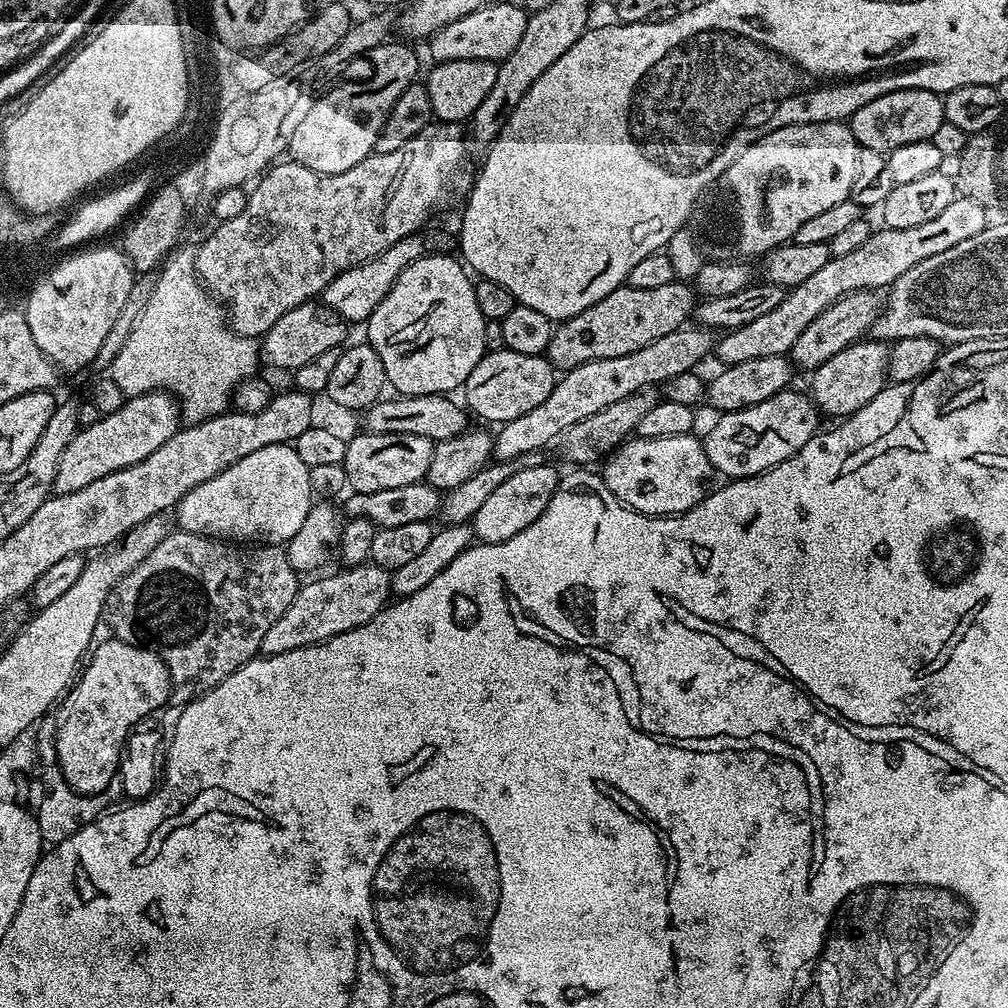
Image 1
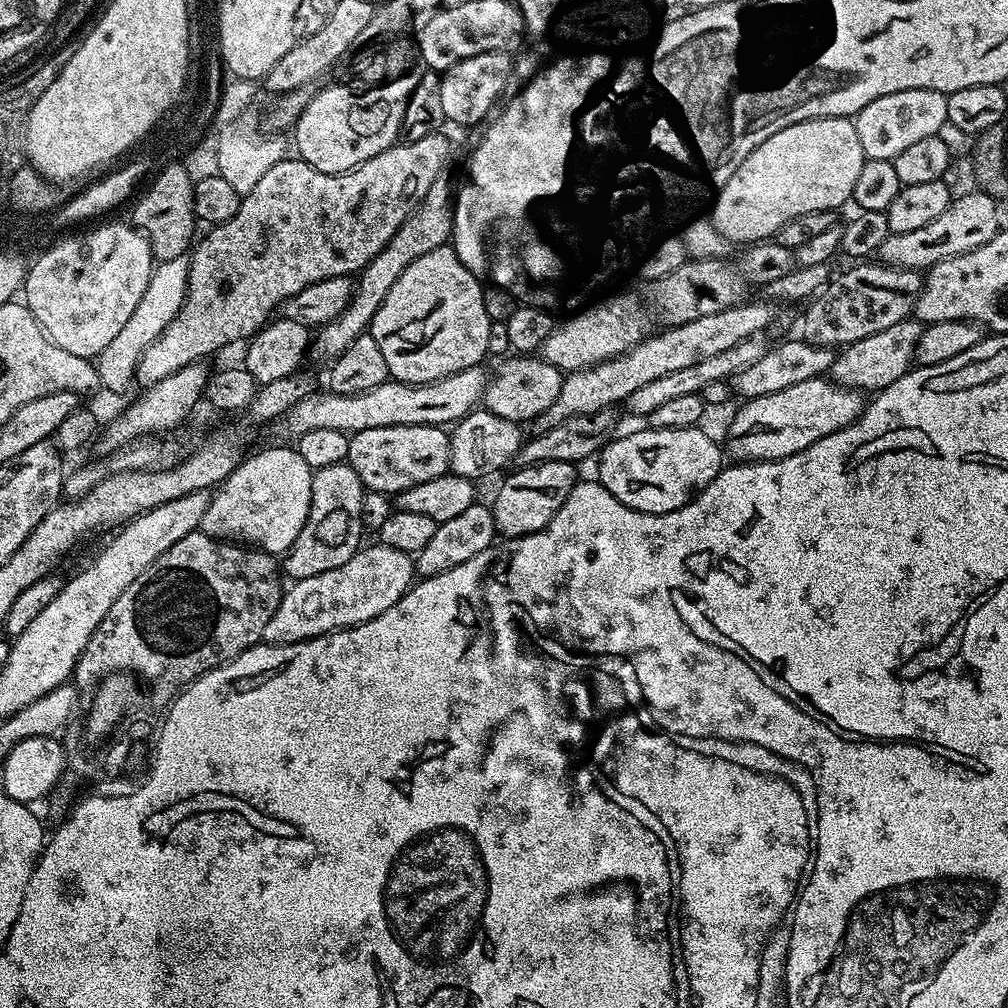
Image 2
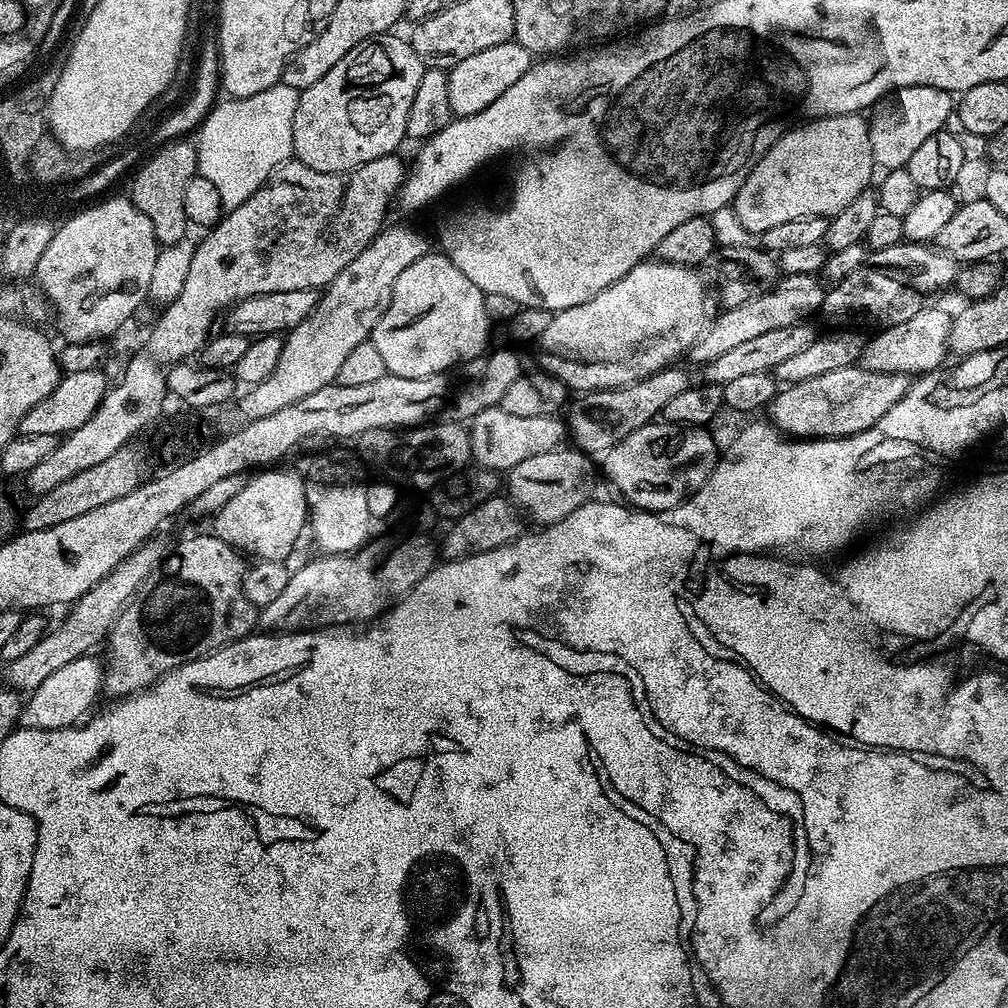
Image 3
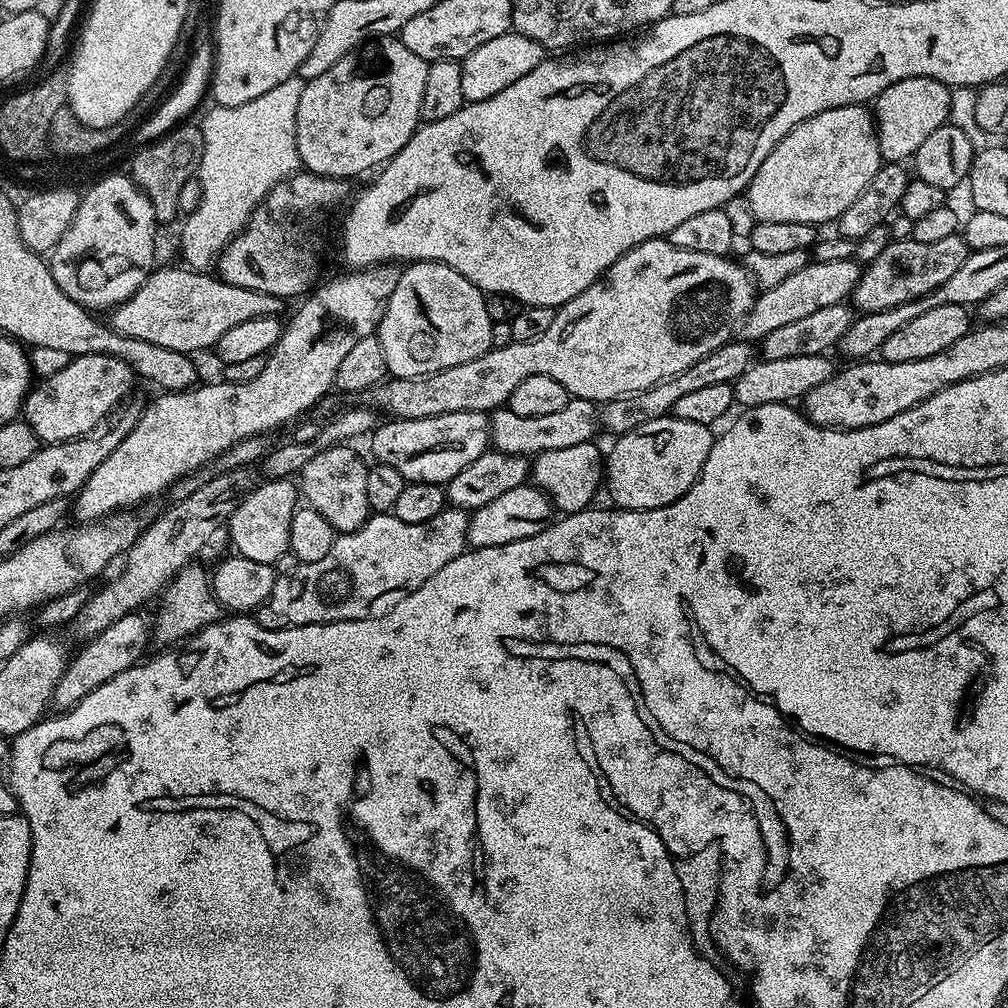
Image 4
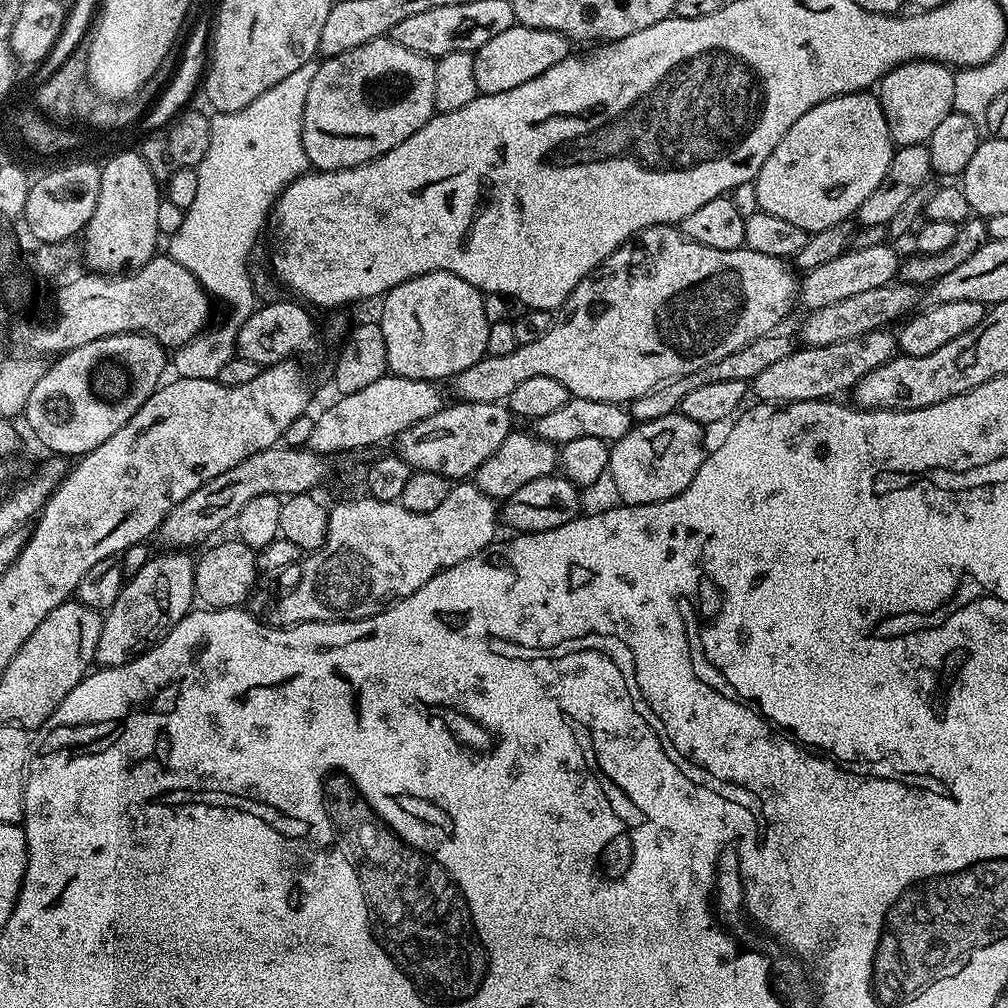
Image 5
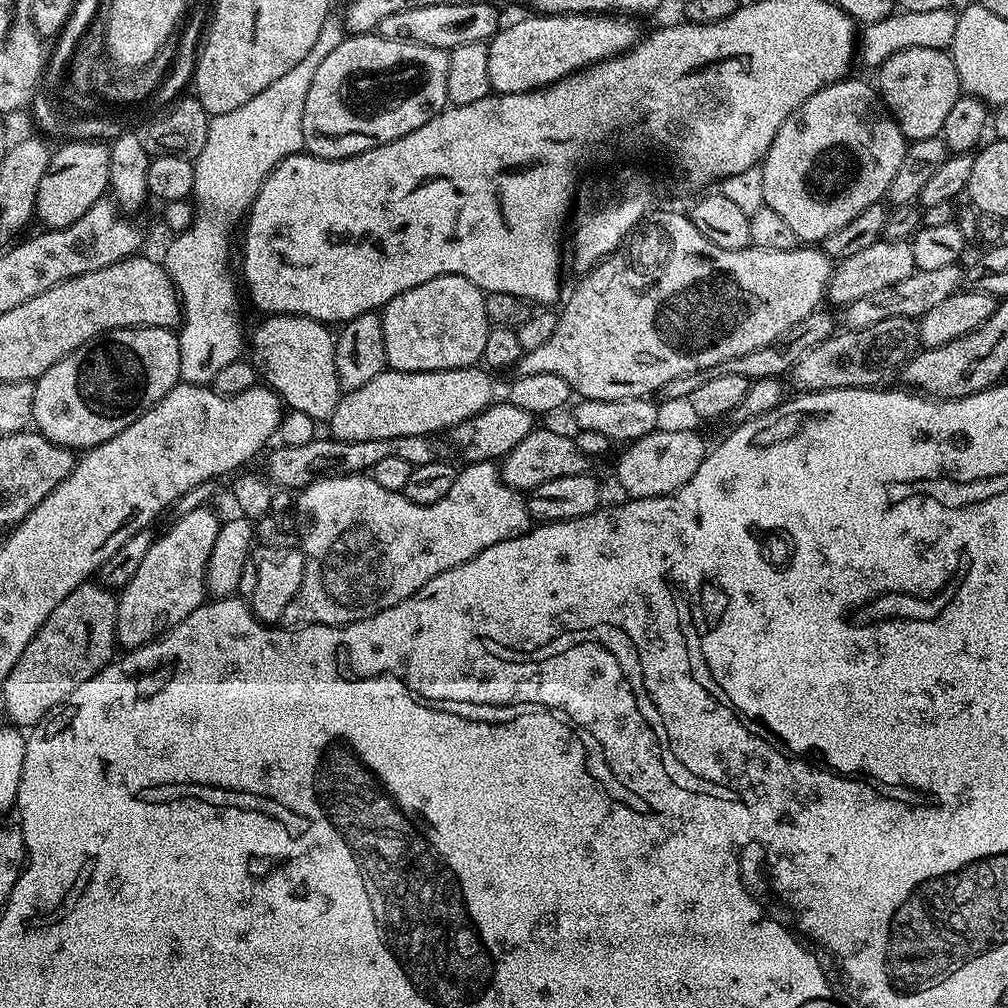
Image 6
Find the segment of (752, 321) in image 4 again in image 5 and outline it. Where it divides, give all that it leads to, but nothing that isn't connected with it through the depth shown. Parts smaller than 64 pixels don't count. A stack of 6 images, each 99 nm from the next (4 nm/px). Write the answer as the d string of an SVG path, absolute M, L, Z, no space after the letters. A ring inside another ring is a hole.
M891 243L865 248L849 248L838 258L825 262L822 266L814 266L814 270L803 273L798 280L798 304L804 310L831 306L834 302L843 302L853 294L862 294L866 290L878 290L878 286L893 283L900 271L901 257L896 257L896 252Z

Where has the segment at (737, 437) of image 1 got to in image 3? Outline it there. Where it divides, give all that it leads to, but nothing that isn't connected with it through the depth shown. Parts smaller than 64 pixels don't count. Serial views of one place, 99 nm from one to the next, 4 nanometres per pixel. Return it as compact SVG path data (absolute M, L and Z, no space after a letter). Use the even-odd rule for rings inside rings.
M851 364L846 370L830 370L830 374L818 374L818 378L781 387L766 412L771 423L789 438L853 436L870 430L890 406L902 399L909 383L909 377L902 374L874 374L874 370Z

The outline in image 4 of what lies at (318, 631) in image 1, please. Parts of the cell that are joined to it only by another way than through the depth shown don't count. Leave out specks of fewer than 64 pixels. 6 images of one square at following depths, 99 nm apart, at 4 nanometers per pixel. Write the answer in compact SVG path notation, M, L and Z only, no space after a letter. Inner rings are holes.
M445 507L430 522L402 522L391 514L369 515L360 528L335 537L326 558L309 564L301 563L291 575L284 574L277 579L270 599L272 612L284 626L302 624L333 624L339 620L367 620L373 615L376 603L391 592L403 593L422 586L426 578L434 578L446 562L458 558L469 547L467 511Z

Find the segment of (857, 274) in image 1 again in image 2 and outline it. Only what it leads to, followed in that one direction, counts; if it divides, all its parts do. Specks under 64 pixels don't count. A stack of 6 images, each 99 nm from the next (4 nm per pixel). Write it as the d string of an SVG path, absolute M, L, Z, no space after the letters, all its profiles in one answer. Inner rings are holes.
M972 190L965 196L957 195L934 222L922 226L922 230L909 230L906 234L891 233L888 241L880 247L879 259L891 268L910 268L927 270L933 264L942 262L951 256L966 254L994 238L1002 227L998 201L982 191Z

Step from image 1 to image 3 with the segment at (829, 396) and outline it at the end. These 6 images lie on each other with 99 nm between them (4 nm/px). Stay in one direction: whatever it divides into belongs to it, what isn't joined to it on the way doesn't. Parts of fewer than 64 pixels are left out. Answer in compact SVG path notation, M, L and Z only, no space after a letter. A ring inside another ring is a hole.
M936 307L918 310L914 318L906 318L906 322L898 322L898 326L881 328L872 336L869 335L862 350L859 367L874 370L874 374L902 374L909 378L937 371L945 363L944 356L949 355L948 339L953 313Z

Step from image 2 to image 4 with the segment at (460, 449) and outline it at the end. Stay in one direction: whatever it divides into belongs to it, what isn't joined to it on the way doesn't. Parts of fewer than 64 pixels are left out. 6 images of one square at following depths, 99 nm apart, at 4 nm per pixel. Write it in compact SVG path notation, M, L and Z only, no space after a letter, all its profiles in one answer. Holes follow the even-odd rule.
M569 399L562 410L546 414L542 418L526 418L523 414L514 414L508 407L497 408L491 413L491 447L498 452L518 454L535 458L546 450L563 450L569 446L582 446L582 442L592 440L598 432L598 408L593 401Z

